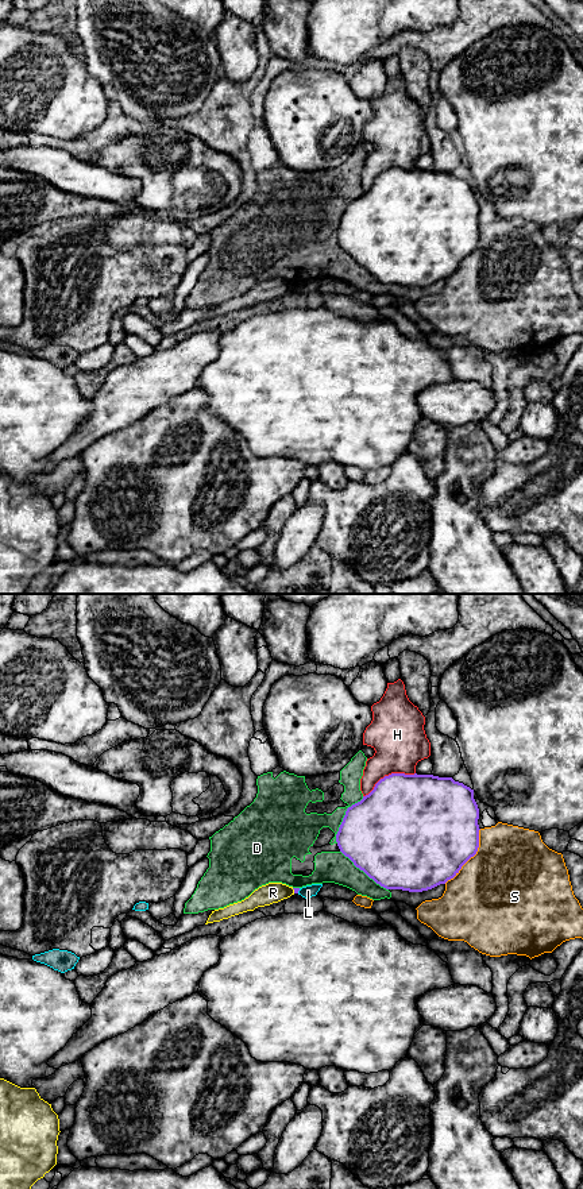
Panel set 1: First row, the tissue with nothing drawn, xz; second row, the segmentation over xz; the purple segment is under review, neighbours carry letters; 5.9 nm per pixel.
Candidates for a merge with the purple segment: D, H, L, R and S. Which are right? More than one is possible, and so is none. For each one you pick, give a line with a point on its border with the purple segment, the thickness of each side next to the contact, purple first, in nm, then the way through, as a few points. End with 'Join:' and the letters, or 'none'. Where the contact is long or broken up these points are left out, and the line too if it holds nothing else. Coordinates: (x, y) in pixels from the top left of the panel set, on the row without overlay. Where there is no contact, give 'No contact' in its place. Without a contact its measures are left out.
Join: none

